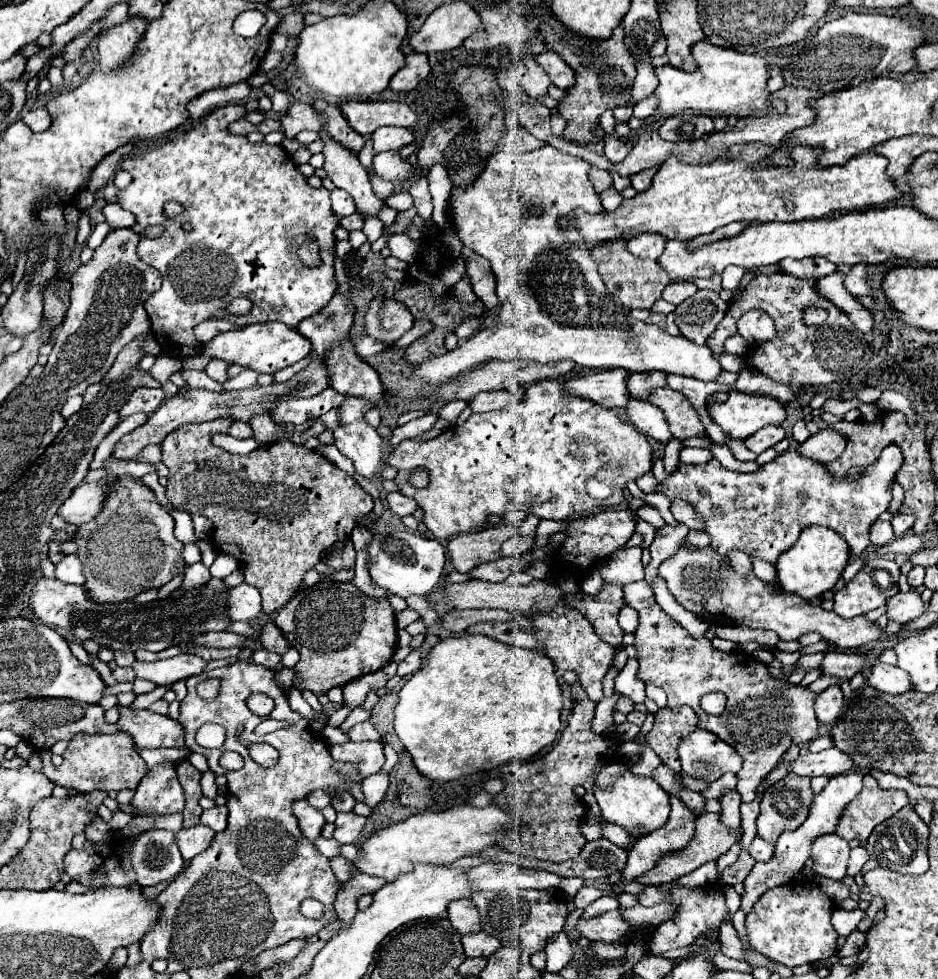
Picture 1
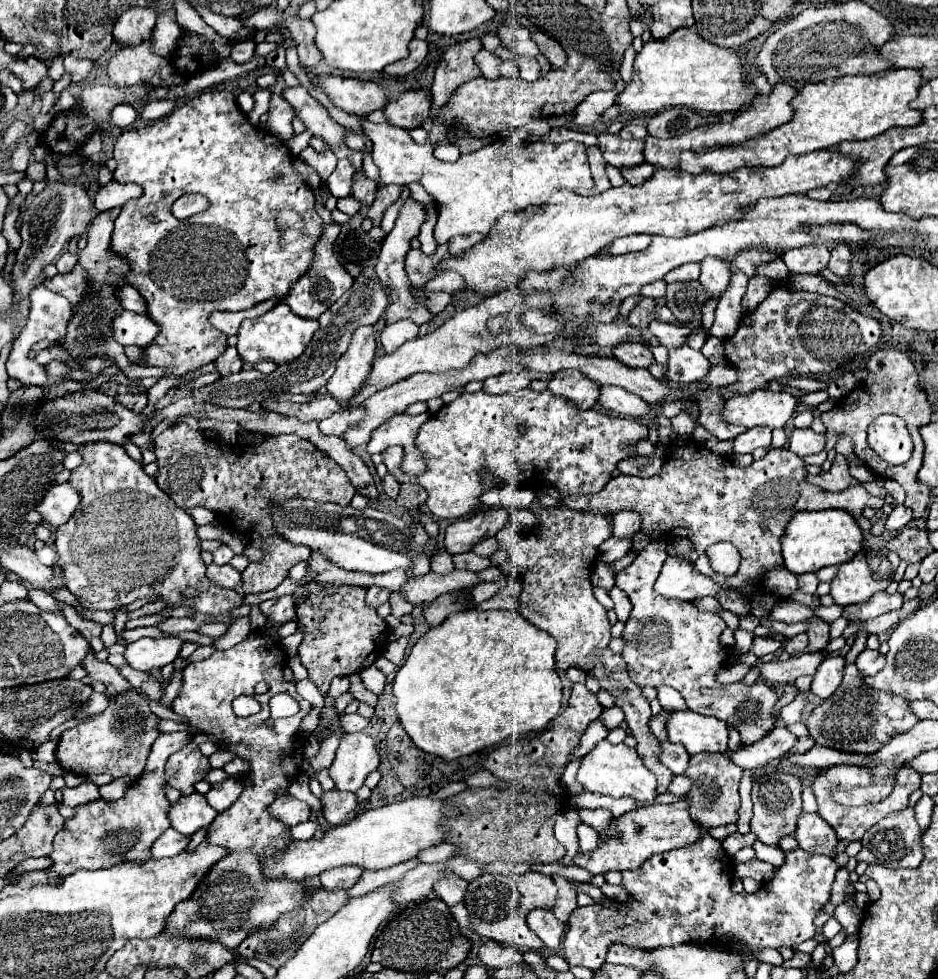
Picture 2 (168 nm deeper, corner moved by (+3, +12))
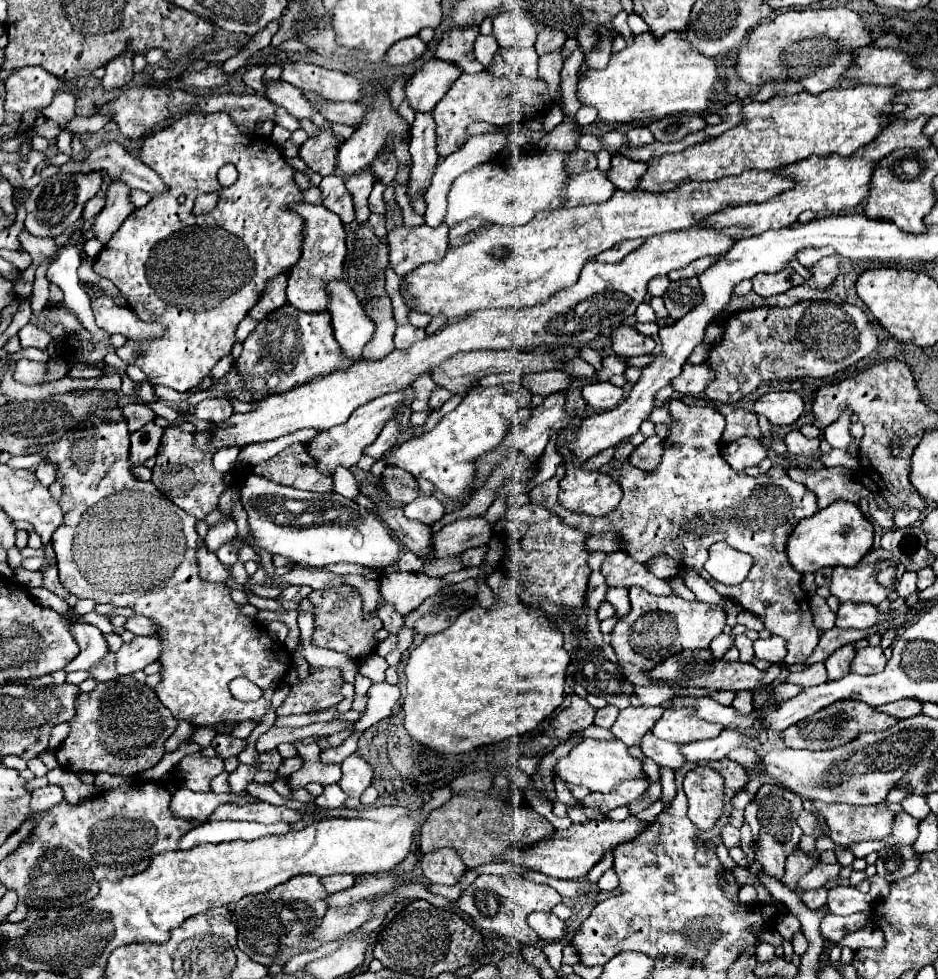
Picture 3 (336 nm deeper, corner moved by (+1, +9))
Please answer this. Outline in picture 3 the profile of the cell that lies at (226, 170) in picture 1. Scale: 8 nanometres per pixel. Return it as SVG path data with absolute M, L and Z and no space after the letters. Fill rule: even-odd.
M216 111L216 113L186 113L182 115L180 119L176 119L172 125L152 133L152 135L146 135L142 141L140 141L140 147L138 147L138 153L140 153L140 161L144 165L148 165L152 171L156 171L156 175L164 181L166 185L166 191L160 193L160 195L154 195L150 199L148 205L144 205L142 209L136 209L134 213L128 215L128 219L124 221L124 225L112 235L112 239L102 247L102 251L98 253L96 261L94 261L94 271L106 279L110 279L126 297L128 297L128 303L130 303L130 309L144 321L160 321L164 327L166 327L166 333L160 337L160 339L154 339L154 341L128 341L124 347L116 349L116 355L132 365L138 365L152 383L158 383L158 385L164 385L164 387L172 387L176 391L190 391L194 387L198 387L202 383L204 377L210 375L212 367L224 357L224 355L230 355L232 351L232 345L236 343L236 337L234 337L234 331L236 331L236 325L248 315L248 311L258 303L260 299L260 293L266 289L268 281L282 275L282 273L288 273L296 261L300 259L302 255L302 239L304 239L304 219L292 209L294 203L300 203L302 201L302 189L296 185L294 181L294 169L284 161L284 153L282 149L272 141L272 139L266 139L262 135L248 135L248 133L242 133L234 121L230 119L228 113L224 111ZM232 163L236 169L238 169L238 181L230 187L220 187L218 179L216 179L216 173L220 167ZM202 193L218 193L218 205L214 207L212 213L208 215L202 215L202 217L196 217L192 215L192 197L198 197ZM184 197L184 201L180 203L178 199Z

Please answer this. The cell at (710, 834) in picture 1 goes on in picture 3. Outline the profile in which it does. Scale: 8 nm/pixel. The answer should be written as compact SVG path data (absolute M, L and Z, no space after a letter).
M628 817L624 821L588 821L584 825L574 825L566 831L556 831L552 835L552 841L544 841L544 845L536 845L536 849L530 849L528 853L520 853L520 849L510 849L506 855L506 861L514 861L516 865L526 865L534 871L540 871L544 875L556 877L556 879L580 879L584 877L606 853L612 853L618 845L634 841L638 835L644 833L648 823Z

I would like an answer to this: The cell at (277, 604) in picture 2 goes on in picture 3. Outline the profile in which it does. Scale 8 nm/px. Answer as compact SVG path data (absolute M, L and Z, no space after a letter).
M288 585L284 591L282 591L282 595L280 595L280 599L282 601L296 601L296 603L300 603L304 597L308 597L310 595L310 587L300 587L300 585Z

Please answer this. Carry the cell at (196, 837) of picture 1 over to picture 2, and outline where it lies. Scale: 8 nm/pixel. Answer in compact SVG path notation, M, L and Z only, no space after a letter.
M200 792L180 796L178 802L170 806L170 814L168 814L172 828L188 836L200 830L202 826L210 824L216 816L218 812L206 802L206 796Z

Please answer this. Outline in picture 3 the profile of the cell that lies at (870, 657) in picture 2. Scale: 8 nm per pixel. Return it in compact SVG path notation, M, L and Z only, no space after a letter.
M864 647L856 653L850 669L852 673L858 675L872 675L872 673L880 673L886 665L886 657L882 653L882 647Z

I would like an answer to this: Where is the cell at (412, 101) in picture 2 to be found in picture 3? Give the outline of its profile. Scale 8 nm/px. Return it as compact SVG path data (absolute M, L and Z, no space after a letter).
M430 59L404 87L408 105L416 113L430 113L458 77L460 69L456 69L456 65Z

